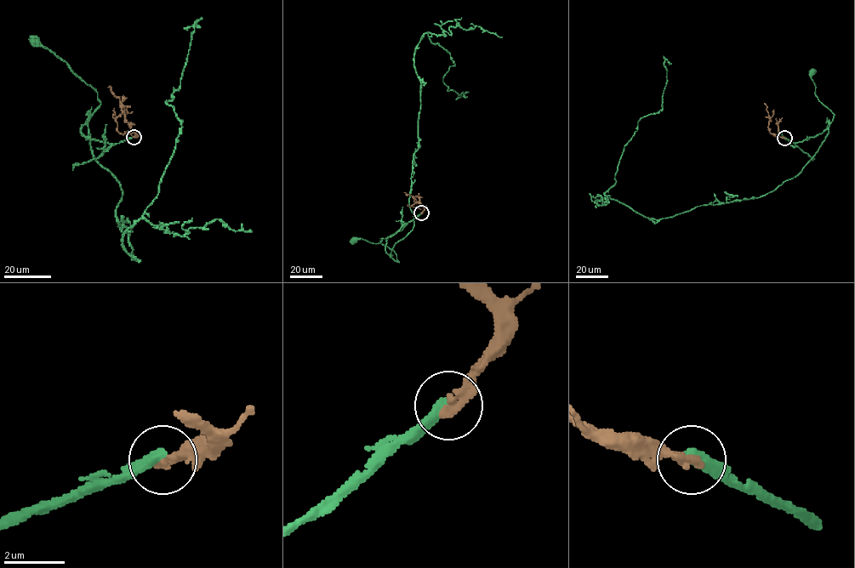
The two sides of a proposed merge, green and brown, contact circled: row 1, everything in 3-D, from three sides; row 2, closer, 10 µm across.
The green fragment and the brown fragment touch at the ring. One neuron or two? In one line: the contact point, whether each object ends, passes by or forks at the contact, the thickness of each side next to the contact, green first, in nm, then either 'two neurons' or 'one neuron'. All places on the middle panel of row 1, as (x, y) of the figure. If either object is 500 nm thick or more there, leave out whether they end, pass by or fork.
at (421, 212); green ends there; brown ends there; 360 nm thick on the green side, 360 nm on the other; two neurons

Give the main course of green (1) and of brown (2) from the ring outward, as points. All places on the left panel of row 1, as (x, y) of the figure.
1: (133, 137), (109, 144), (82, 135), (81, 127), (100, 104), (96, 92), (74, 73), (66, 62), (37, 41)
2: (133, 137), (137, 135), (131, 132), (126, 121), (120, 99), (108, 87)

